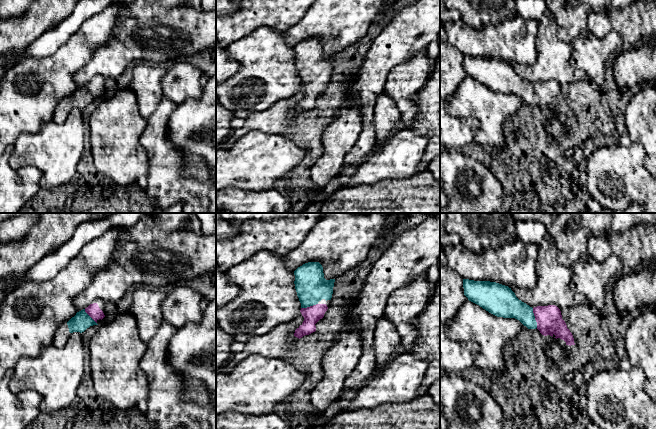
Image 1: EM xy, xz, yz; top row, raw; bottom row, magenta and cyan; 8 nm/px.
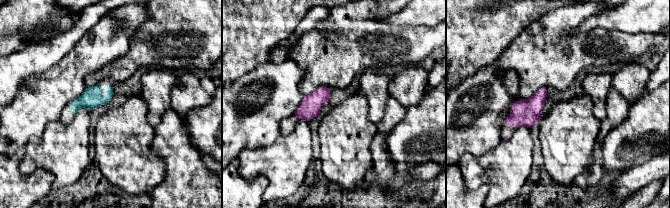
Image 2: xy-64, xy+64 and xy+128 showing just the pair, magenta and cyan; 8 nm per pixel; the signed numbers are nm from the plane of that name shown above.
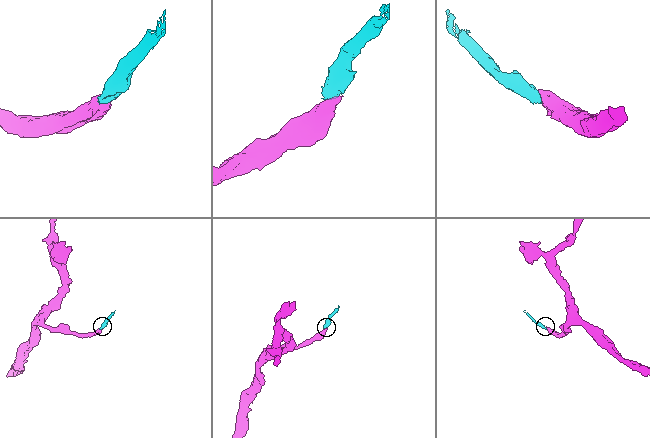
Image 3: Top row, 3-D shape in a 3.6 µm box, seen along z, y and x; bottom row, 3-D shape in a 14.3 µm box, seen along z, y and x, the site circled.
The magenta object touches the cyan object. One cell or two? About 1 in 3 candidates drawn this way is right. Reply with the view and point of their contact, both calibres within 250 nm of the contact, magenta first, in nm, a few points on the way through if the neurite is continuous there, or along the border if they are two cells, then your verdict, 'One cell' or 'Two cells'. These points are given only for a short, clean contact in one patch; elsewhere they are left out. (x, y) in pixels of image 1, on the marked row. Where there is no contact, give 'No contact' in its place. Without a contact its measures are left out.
Touches magenta at yz (535, 318). Thickness 220 nm (magenta) against 200 nm. Path across: yz (549, 320), (535, 318), (507, 305). One cell

